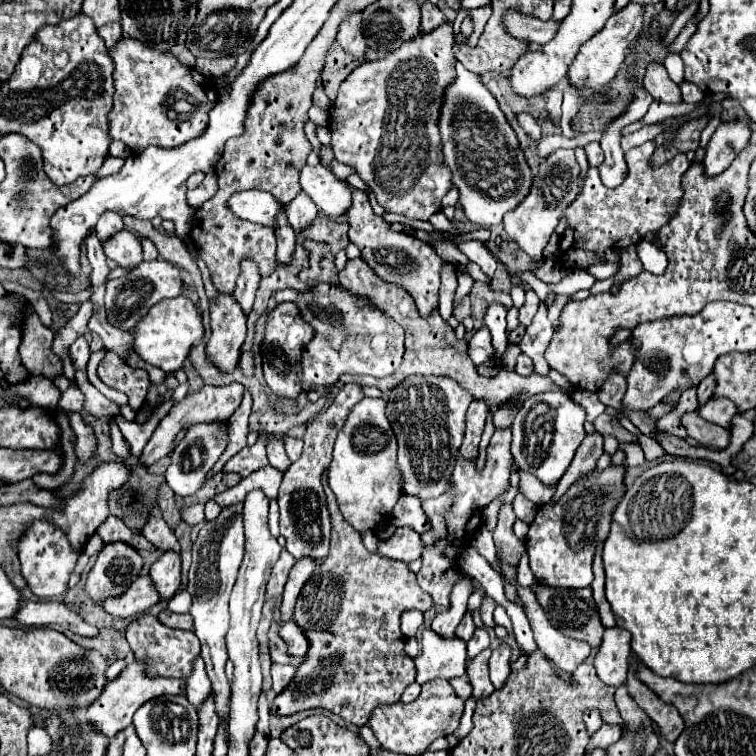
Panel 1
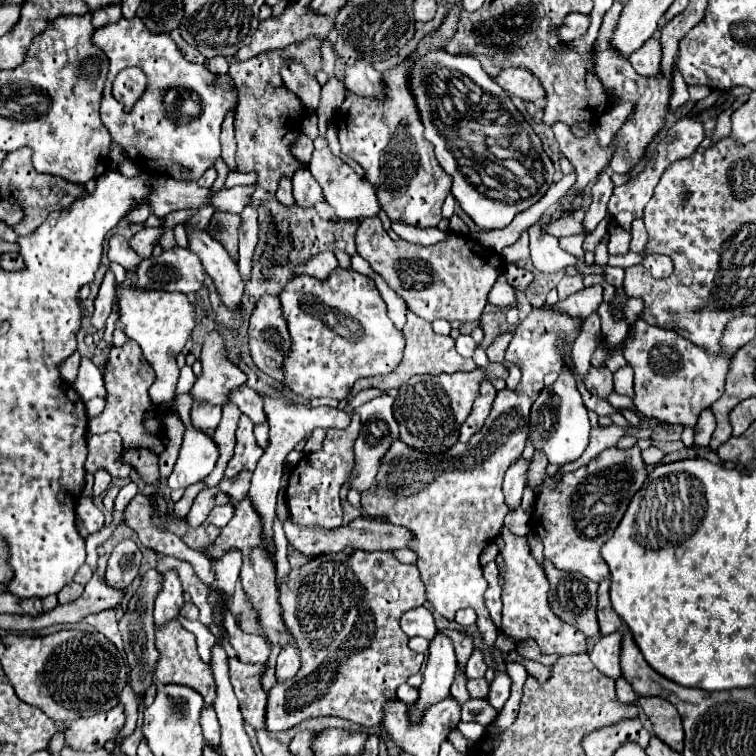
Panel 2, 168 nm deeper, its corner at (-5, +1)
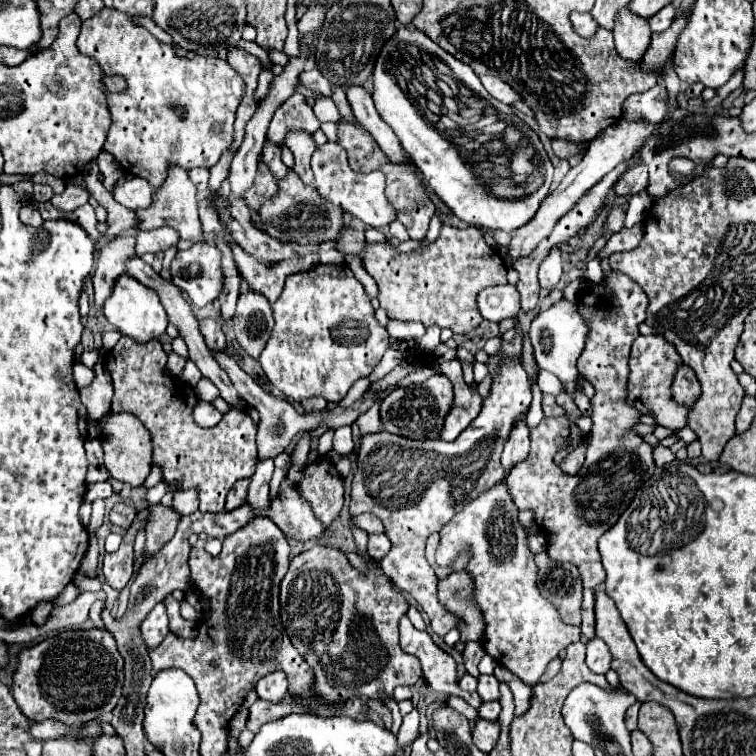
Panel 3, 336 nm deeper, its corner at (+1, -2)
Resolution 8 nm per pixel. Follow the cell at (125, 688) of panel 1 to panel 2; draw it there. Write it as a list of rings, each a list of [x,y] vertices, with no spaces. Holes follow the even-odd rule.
[[[118,704],[104,714],[74,720],[66,728],[64,736],[66,736],[68,746],[92,752],[92,750],[104,748],[108,740],[114,740],[124,728],[124,722],[126,722],[124,704]]]

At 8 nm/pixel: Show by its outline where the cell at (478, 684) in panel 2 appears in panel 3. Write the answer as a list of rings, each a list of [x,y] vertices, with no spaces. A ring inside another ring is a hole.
[[[480,675],[478,677],[478,693],[482,701],[496,701],[500,699],[500,683],[494,675]]]

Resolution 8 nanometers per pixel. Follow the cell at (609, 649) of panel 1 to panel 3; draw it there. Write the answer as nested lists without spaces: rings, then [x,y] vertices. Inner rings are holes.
[[[594,637],[586,643],[586,665],[590,667],[590,671],[604,675],[610,669],[610,661],[612,661],[612,655],[602,639]]]

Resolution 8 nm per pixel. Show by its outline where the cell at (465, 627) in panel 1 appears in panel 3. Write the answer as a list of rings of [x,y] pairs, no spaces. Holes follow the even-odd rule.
[[[402,617],[400,621],[400,647],[406,653],[416,655],[420,659],[424,679],[436,693],[458,695],[476,709],[482,705],[482,699],[477,692],[462,691],[456,685],[456,671],[454,671],[456,661],[440,647],[436,647],[426,631],[414,629],[408,617]]]

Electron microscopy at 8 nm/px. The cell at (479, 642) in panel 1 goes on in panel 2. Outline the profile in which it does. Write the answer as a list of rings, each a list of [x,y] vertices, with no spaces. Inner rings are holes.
[[[476,648],[470,656],[470,660],[466,662],[466,676],[468,678],[484,678],[486,670],[488,670],[488,666],[484,662],[484,654],[482,654],[482,650]]]

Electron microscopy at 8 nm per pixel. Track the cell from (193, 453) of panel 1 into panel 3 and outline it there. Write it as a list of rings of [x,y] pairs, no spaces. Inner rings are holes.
[[[160,481],[158,485],[154,485],[152,489],[148,489],[148,493],[146,493],[146,503],[148,503],[148,507],[154,507],[154,505],[158,505],[160,503],[160,499],[162,499],[162,495],[168,491],[168,487]]]

